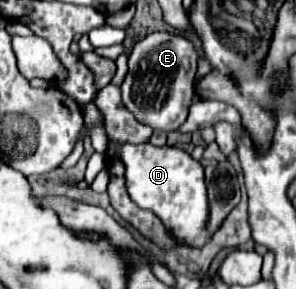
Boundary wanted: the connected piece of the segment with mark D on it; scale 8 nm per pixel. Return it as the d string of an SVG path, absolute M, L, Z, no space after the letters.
M124 144L118 148L120 158L126 166L126 186L130 198L144 210L152 210L162 224L186 246L190 248L202 248L212 234L206 230L208 220L208 200L206 200L206 186L204 186L204 168L200 162L196 162L188 152L174 148L174 146L152 146L152 144Z

